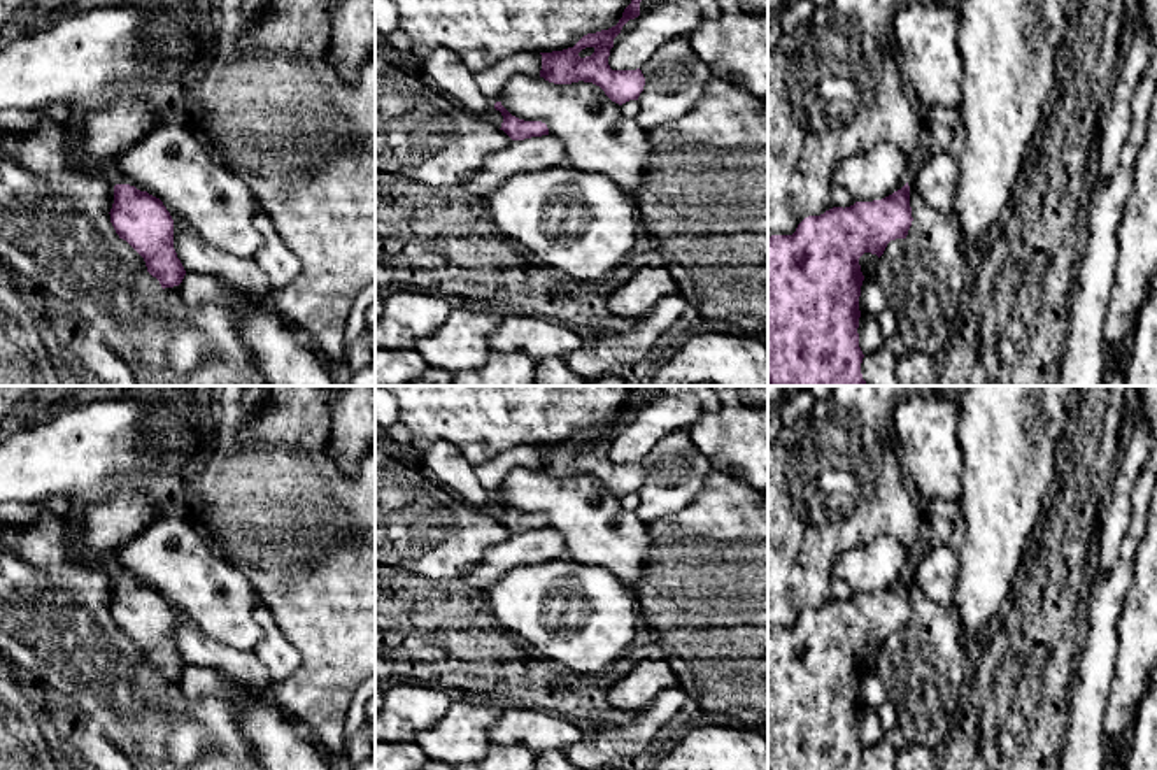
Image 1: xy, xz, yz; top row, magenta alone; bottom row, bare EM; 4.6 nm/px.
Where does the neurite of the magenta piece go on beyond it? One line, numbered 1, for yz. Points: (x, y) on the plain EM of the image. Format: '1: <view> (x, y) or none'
1: none

